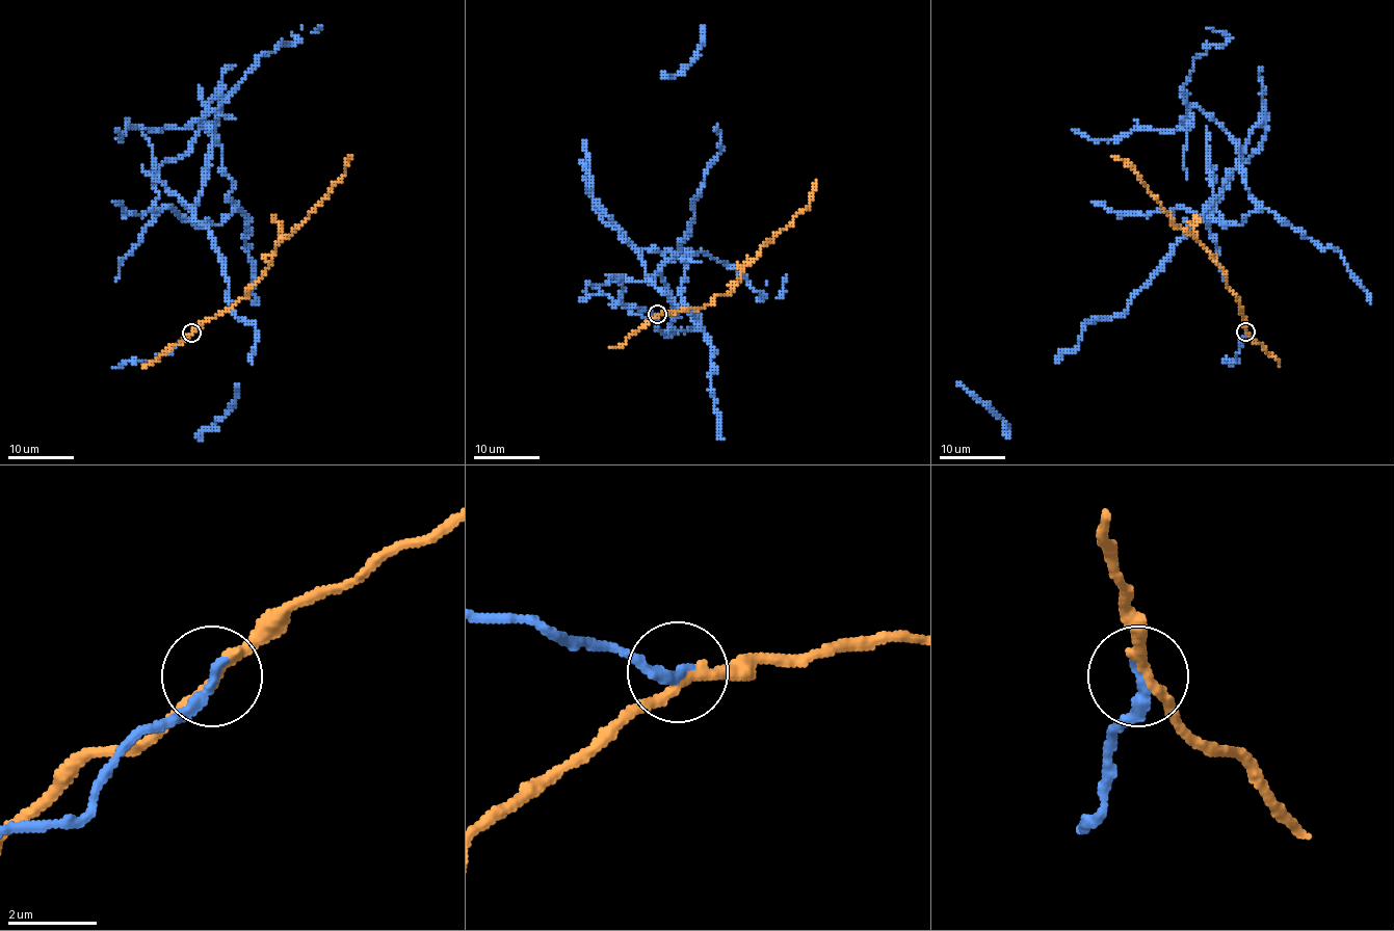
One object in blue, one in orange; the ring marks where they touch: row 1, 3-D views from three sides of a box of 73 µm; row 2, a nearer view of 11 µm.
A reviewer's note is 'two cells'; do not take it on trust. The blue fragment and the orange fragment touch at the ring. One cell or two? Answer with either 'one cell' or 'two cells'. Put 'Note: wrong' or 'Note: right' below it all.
two cells
Note: right

